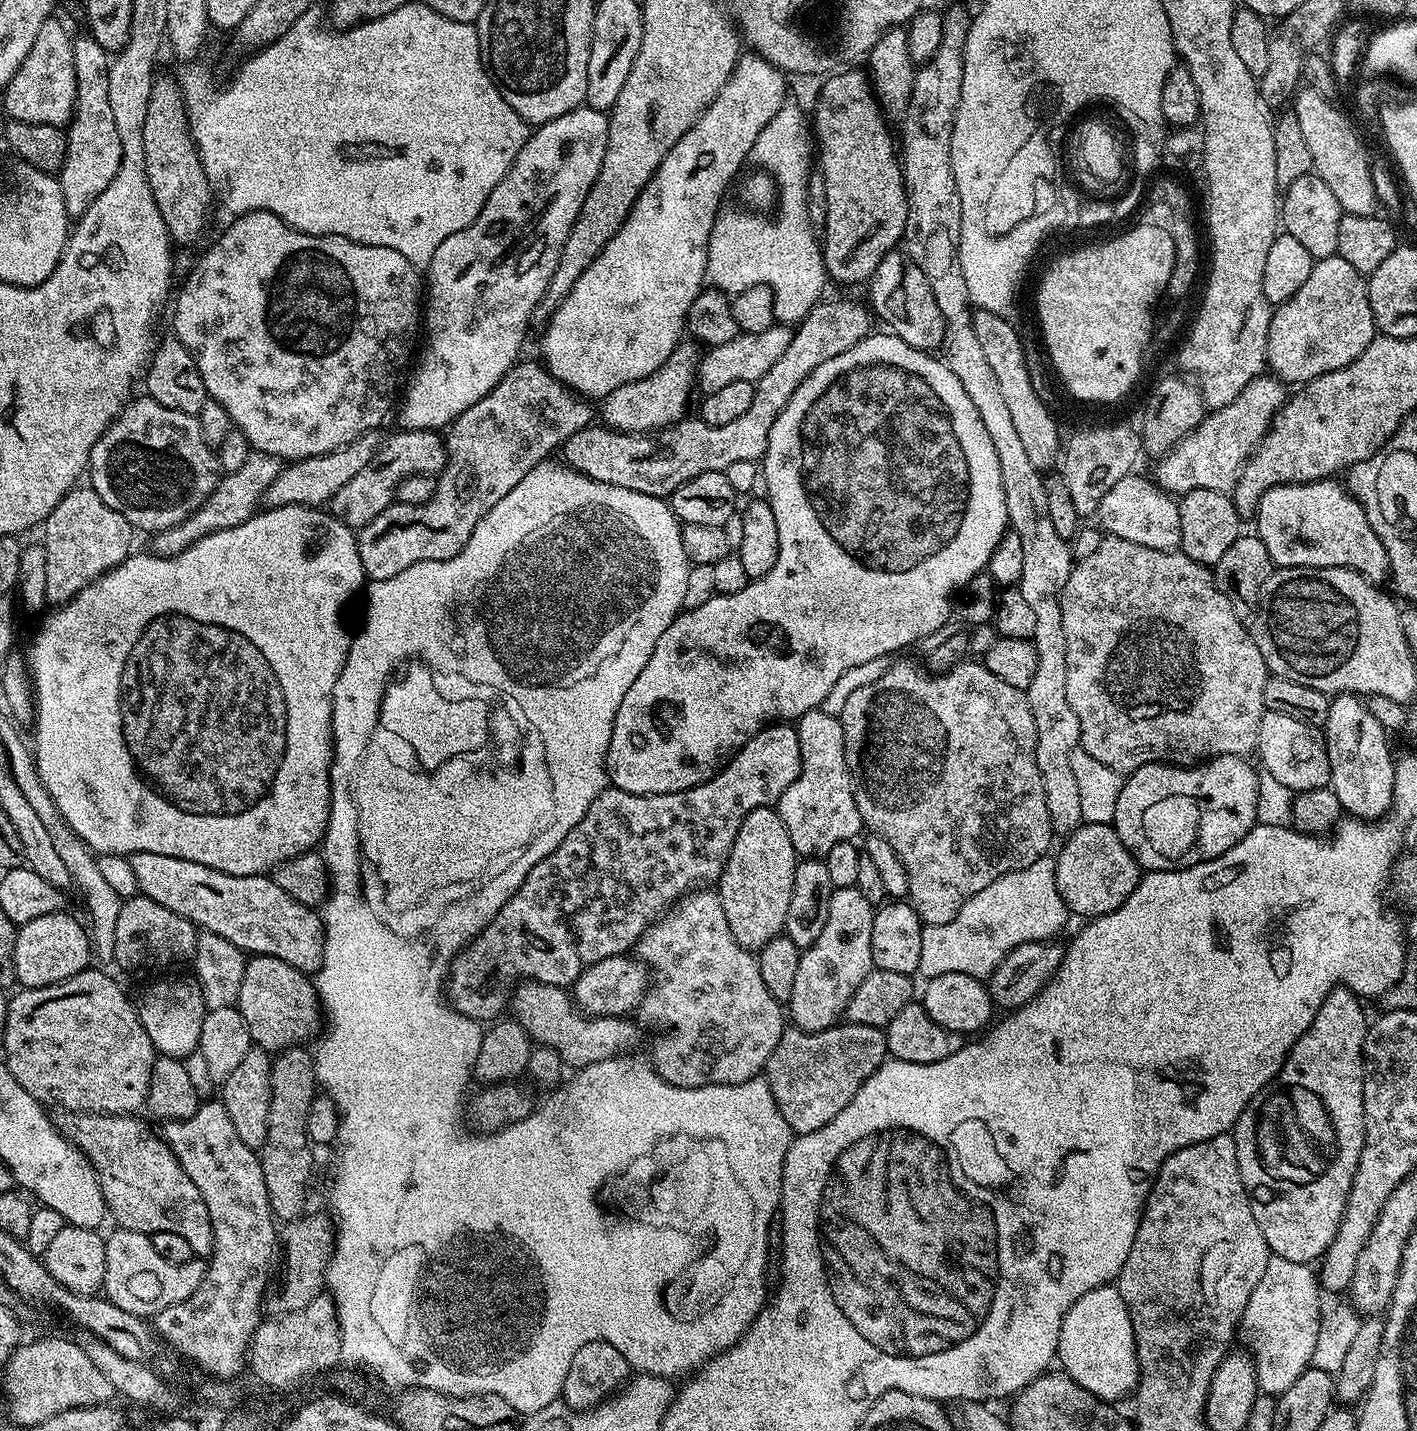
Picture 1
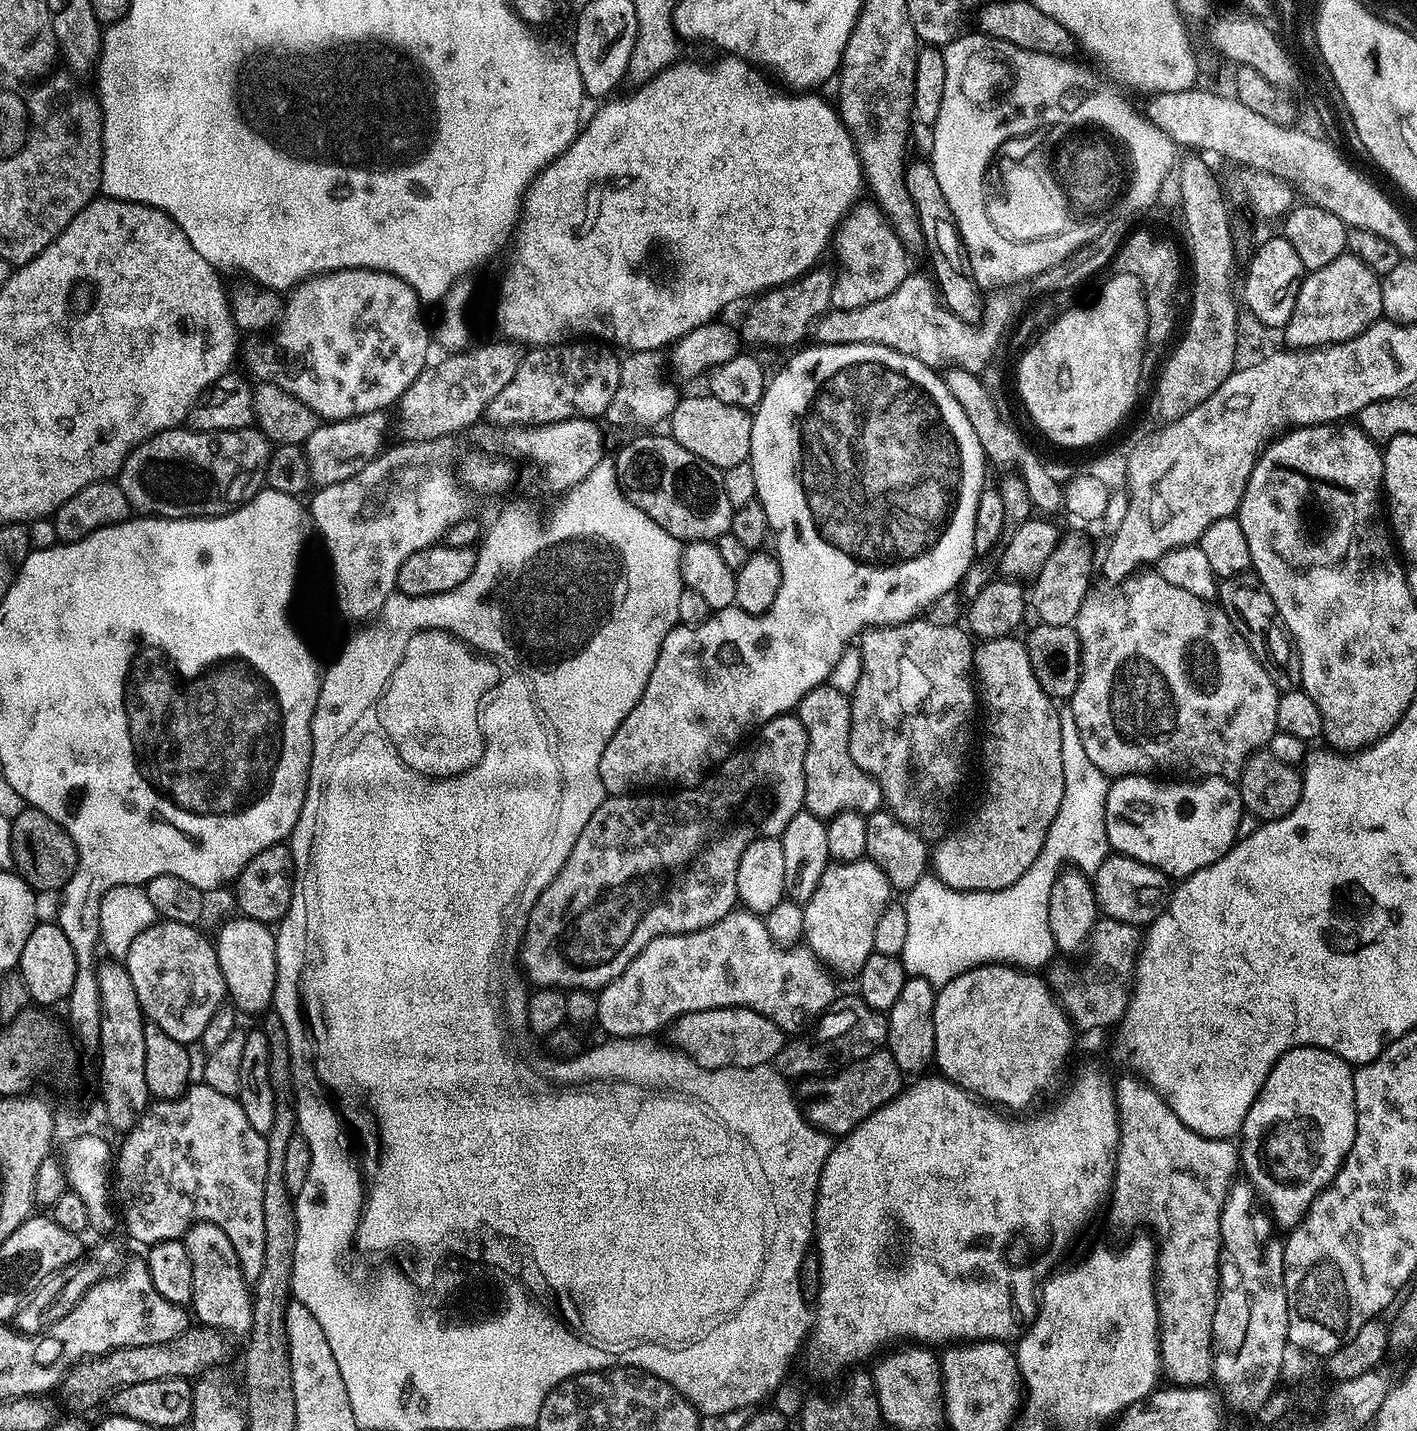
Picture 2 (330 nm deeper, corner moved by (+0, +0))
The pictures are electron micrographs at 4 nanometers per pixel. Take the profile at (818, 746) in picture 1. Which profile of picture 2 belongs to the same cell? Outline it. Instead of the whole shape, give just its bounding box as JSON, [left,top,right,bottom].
[798,686,884,822]

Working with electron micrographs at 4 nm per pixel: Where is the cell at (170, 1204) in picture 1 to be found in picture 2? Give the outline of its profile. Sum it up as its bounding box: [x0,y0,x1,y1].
[182,1223,254,1337]

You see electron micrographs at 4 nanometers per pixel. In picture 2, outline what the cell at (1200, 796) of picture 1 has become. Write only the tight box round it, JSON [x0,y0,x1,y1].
[1105,774,1245,882]

